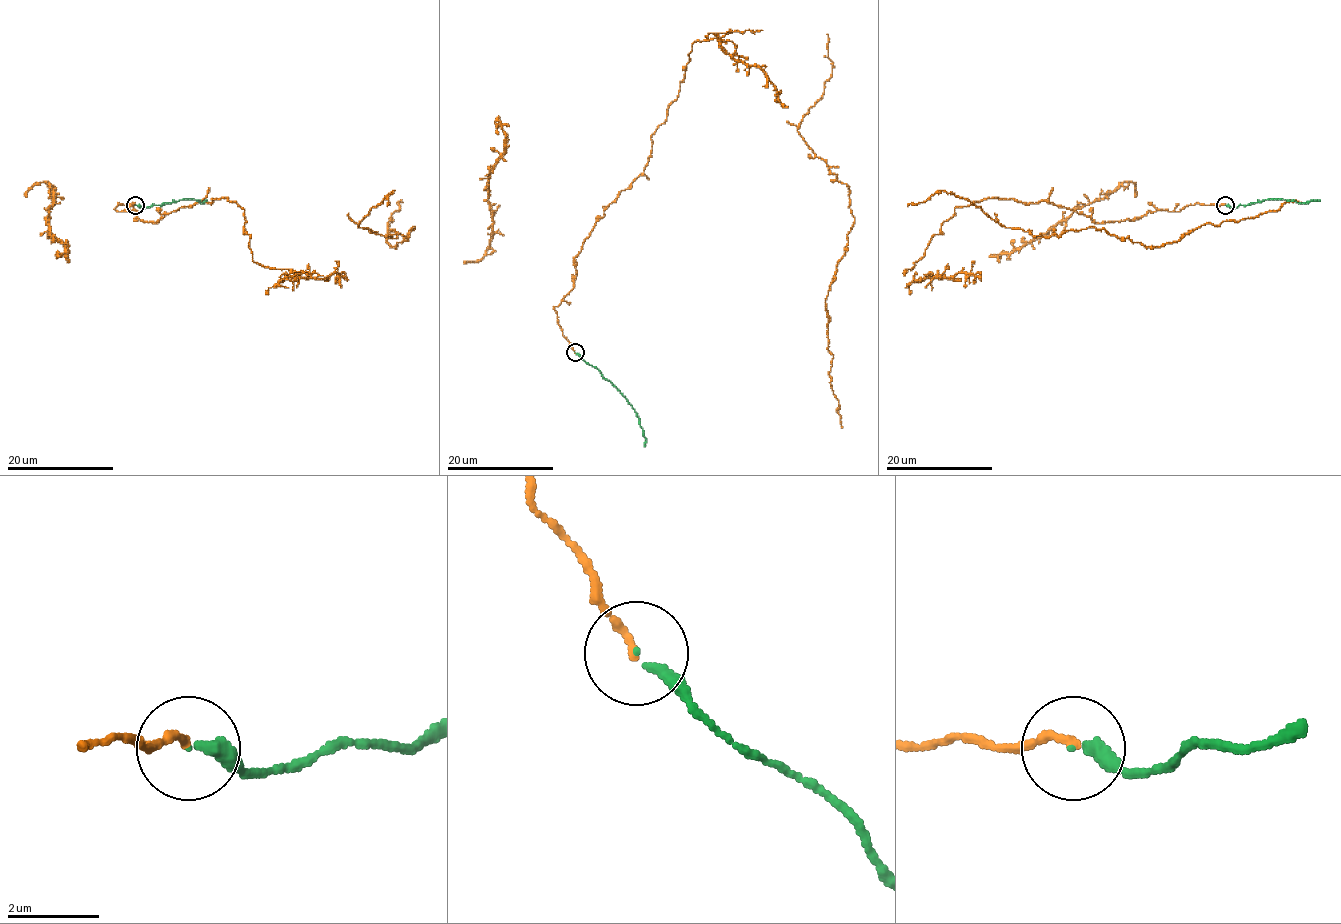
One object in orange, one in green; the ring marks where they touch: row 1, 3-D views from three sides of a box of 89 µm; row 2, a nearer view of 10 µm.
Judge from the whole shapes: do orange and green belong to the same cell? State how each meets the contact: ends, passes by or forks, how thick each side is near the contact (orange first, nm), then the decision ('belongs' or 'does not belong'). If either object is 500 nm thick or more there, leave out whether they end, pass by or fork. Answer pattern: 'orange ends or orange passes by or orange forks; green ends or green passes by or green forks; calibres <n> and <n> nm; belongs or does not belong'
orange ends; green ends; calibres 170 and 220 nm; belongs

